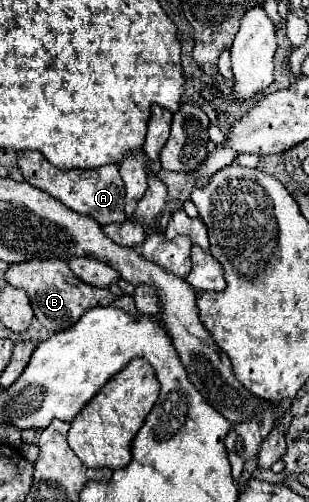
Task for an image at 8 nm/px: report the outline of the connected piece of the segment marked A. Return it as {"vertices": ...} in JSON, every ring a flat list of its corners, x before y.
{"vertices":[[20,151,18,153,18,167,24,175,24,181,30,185,44,189,72,211,90,215,100,225,106,223,122,223,124,215,124,183,120,179,118,165,104,165,98,169,58,169,54,167,42,153,38,151]]}

